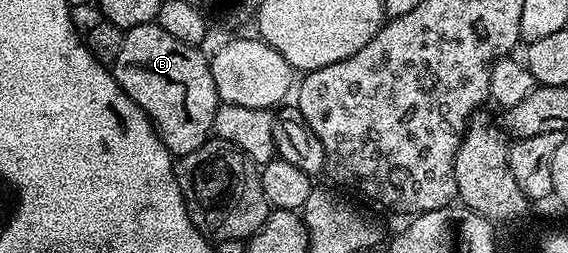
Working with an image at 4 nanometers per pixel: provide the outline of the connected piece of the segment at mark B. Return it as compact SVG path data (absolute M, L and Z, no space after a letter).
M156 22L124 31L122 52L114 64L118 84L147 114L173 156L194 152L209 141L218 99L209 59L203 49L174 40Z

